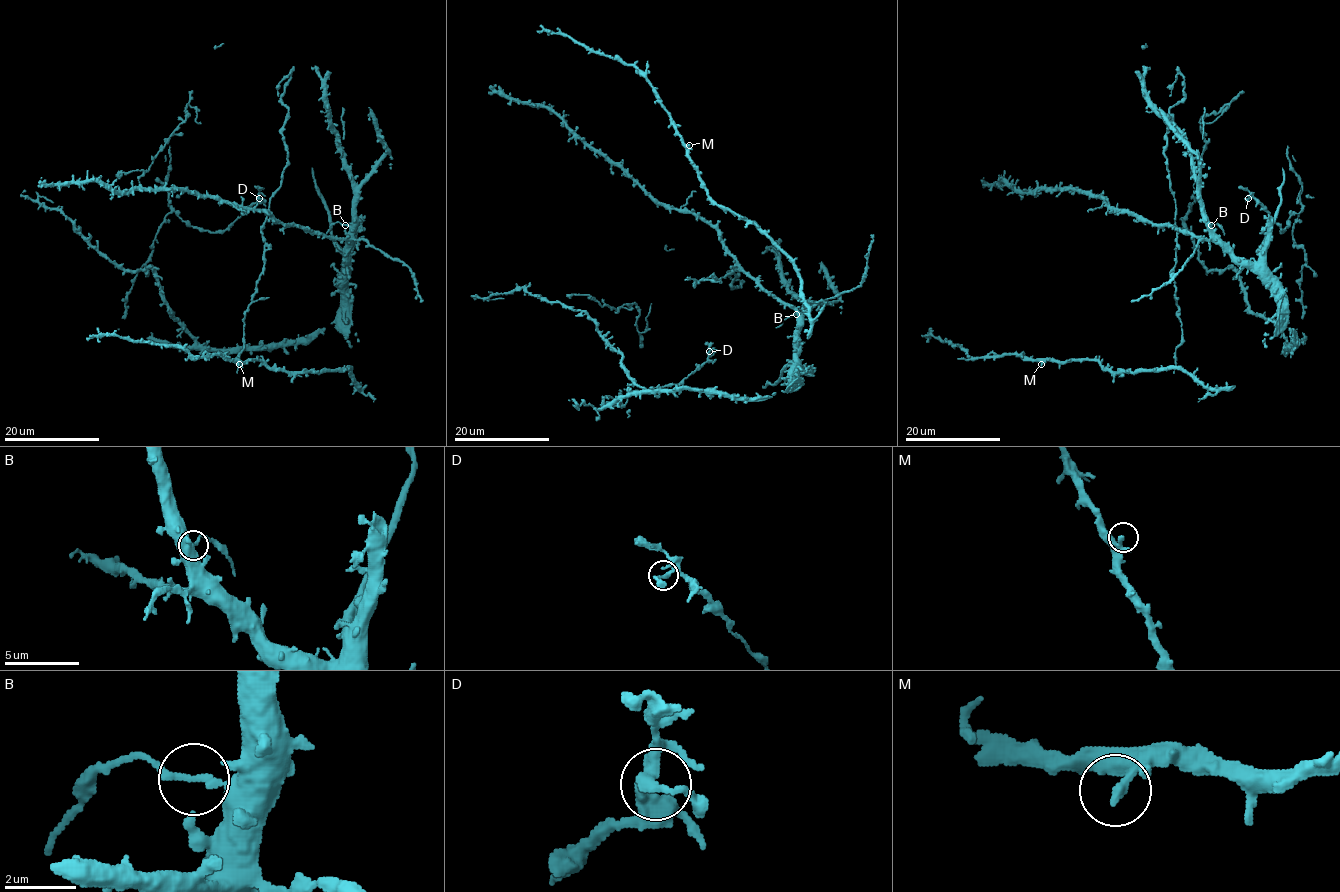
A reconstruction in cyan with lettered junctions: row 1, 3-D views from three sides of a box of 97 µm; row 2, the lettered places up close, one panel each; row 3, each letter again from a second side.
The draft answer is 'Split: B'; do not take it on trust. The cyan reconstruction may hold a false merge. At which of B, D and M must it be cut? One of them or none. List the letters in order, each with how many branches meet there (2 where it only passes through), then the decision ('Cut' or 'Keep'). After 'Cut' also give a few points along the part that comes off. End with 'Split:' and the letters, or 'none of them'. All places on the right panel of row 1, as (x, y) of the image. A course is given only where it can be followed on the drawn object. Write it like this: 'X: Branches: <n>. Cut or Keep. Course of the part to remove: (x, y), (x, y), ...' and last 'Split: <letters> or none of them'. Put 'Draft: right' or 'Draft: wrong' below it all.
B: Branches: 2. Cut. Course of the part to remove: (1211, 225), (1214, 222), (1224, 235)
D: Branches: 2. Keep
M: Branches: 2. Keep
Split: B
Draft: right

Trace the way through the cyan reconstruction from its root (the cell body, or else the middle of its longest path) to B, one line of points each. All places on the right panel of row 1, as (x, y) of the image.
B: (1293, 339), (1281, 300), (1257, 273), (1233, 254), (1211, 225)

